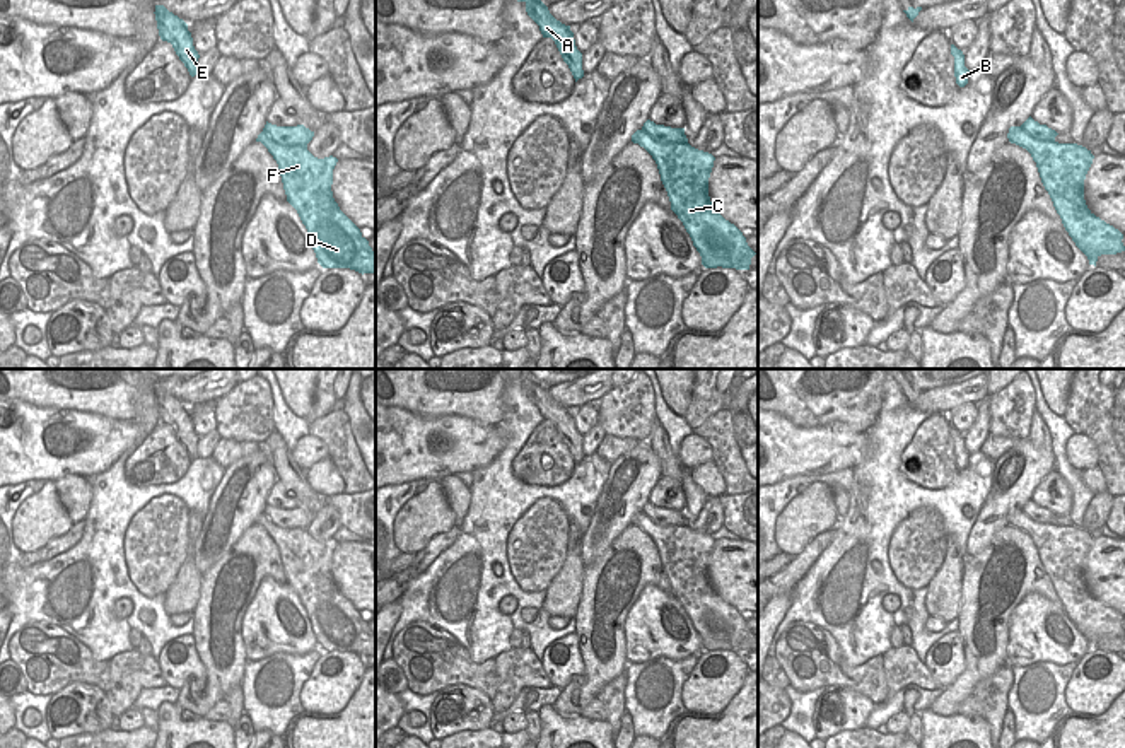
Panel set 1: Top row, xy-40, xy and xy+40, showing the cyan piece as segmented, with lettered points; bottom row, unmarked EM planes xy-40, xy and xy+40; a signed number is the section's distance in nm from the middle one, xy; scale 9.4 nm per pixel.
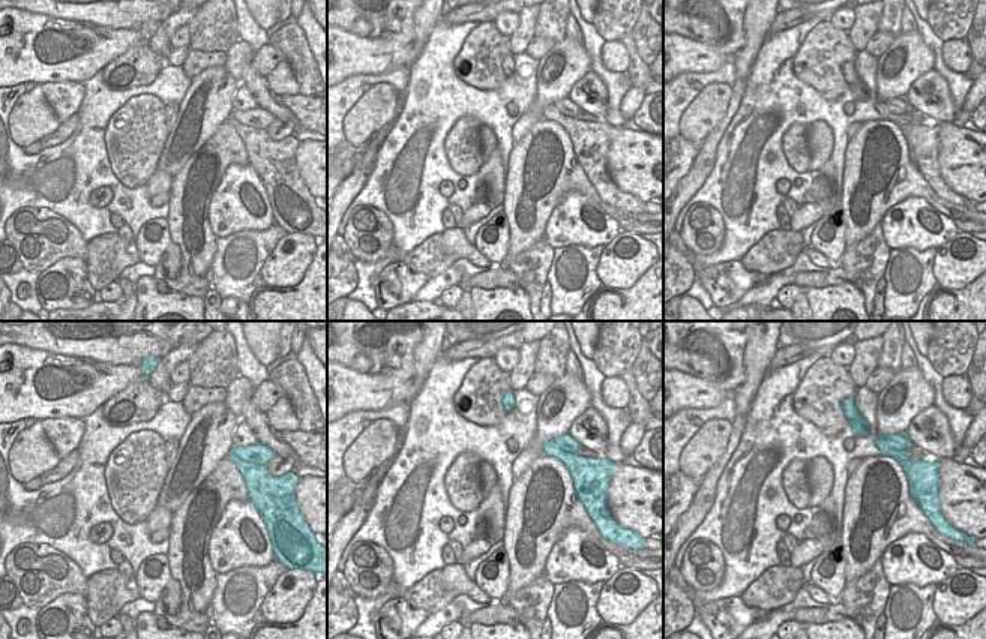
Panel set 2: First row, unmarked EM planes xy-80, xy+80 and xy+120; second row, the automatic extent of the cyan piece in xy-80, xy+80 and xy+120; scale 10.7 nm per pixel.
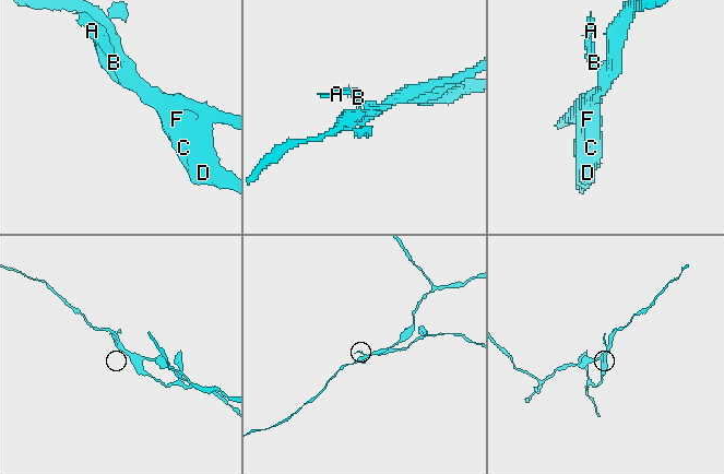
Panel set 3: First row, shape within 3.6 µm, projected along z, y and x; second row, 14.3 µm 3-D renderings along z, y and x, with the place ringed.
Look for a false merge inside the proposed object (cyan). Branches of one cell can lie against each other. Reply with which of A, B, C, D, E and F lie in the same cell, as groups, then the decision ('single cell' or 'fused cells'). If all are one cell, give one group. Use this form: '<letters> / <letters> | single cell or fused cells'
A B E / C D F | fused cells

